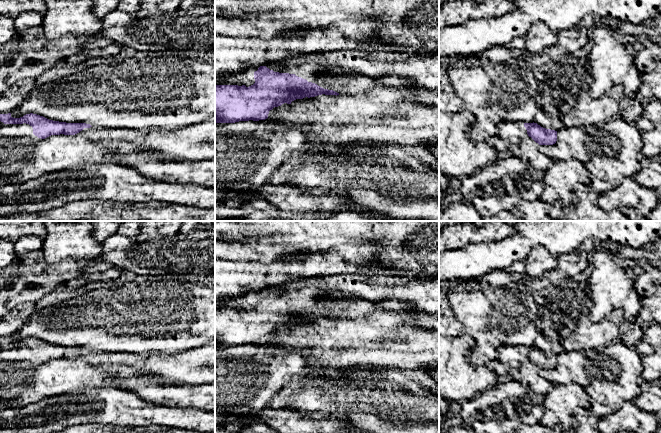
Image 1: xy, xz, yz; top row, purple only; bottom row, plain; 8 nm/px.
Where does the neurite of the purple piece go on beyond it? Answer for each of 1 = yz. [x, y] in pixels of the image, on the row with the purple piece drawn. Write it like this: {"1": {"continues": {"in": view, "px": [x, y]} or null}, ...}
{"1": {"continues": {"in": "yz", "px": [512, 133]}}}

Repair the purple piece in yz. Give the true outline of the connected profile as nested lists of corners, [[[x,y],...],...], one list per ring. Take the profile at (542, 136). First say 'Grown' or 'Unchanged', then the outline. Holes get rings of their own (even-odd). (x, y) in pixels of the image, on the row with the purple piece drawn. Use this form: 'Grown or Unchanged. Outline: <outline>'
Grown. Outline: [[[500,121],[498,136],[507,145],[519,145],[526,137],[531,137],[539,145],[553,145],[557,141],[557,131],[546,129],[537,123]]]

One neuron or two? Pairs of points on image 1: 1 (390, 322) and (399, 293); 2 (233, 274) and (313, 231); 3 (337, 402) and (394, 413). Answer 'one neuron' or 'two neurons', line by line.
1: two neurons
2: two neurons
3: one neuron

